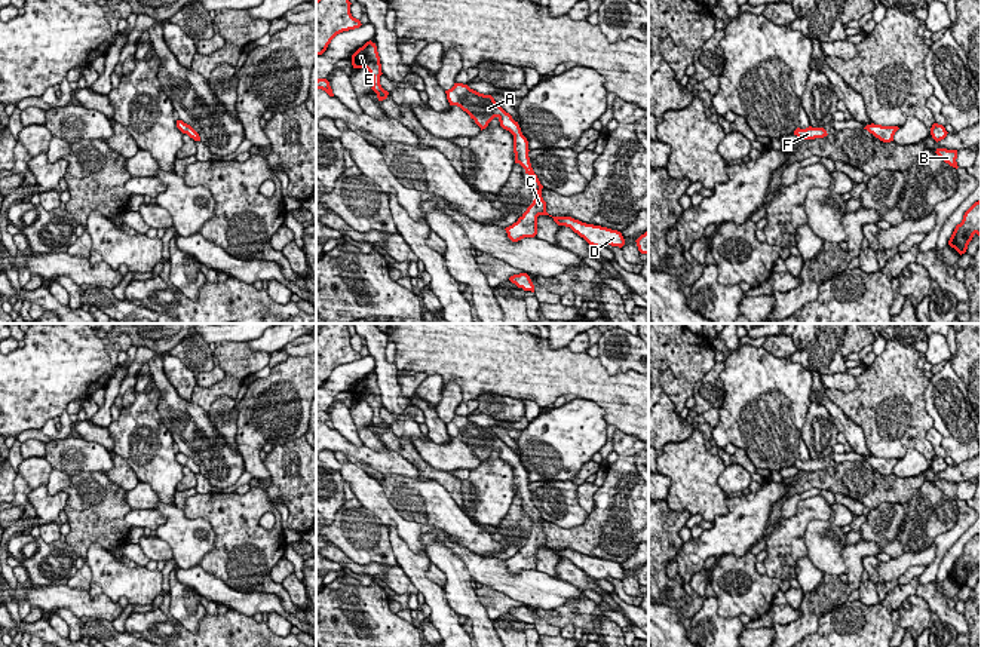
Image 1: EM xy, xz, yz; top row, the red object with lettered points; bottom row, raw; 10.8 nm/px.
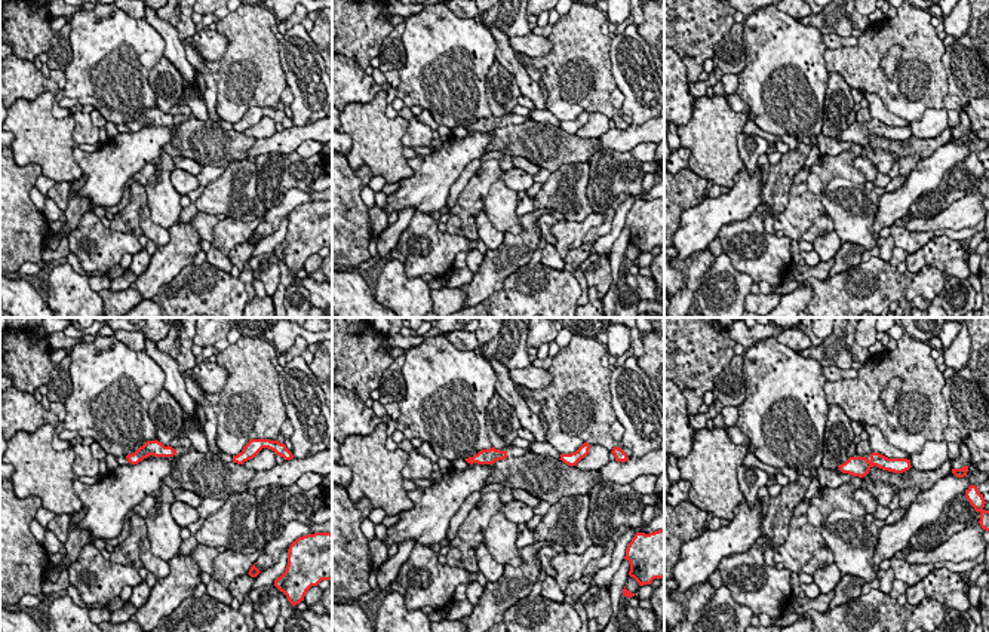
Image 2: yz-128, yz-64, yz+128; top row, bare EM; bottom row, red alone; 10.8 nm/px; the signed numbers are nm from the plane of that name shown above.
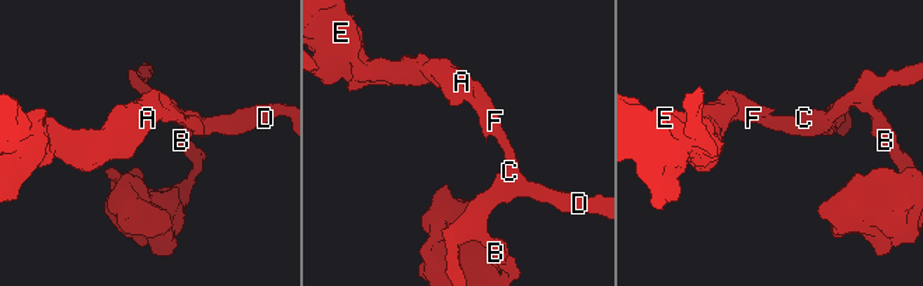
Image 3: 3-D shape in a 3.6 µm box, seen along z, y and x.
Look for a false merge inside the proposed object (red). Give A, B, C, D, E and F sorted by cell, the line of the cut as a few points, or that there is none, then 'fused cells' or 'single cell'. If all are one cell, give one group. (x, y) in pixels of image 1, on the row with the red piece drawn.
groups A B C D E F; cut none; single cell

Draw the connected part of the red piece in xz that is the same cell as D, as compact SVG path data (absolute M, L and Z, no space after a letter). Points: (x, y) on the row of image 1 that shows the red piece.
M552 217L558 226L570 227L574 233L583 237L589 245L603 248L607 245L622 248L625 239L620 231L601 226L586 224L571 217Z

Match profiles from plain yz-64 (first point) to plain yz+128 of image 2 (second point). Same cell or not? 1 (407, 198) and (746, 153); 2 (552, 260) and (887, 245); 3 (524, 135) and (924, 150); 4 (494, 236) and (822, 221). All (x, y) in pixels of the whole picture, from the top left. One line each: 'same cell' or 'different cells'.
1: different cells
2: same cell
3: same cell
4: different cells

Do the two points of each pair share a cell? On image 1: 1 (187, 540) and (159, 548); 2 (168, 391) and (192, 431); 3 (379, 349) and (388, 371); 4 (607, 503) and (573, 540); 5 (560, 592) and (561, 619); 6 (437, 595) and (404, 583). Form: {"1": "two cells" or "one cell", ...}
{"1": "two cells", "2": "one cell", "3": "one cell", "4": "one cell", "5": "two cells", "6": "two cells"}

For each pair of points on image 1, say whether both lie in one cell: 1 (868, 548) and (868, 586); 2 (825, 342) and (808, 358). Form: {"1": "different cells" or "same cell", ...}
{"1": "different cells", "2": "same cell"}

